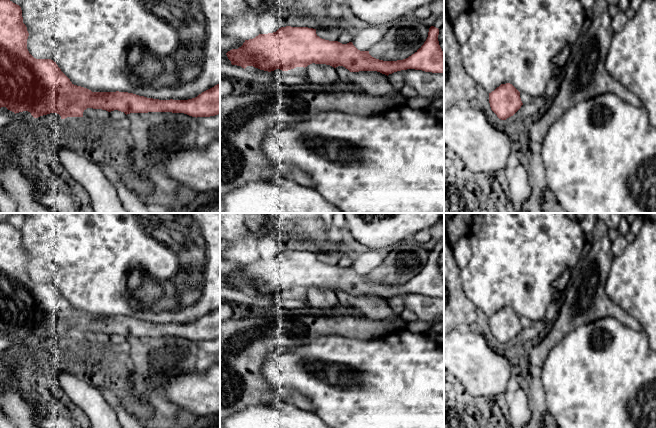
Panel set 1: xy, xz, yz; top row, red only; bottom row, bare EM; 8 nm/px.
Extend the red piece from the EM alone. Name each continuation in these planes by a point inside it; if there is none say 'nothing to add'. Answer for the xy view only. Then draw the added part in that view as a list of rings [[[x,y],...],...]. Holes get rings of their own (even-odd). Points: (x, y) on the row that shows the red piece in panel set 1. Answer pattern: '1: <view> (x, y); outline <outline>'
nothing to add

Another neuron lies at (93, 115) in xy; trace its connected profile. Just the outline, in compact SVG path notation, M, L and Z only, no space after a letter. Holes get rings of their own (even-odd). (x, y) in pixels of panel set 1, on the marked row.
M87 108L83 112L84 119L90 122L97 122L101 125L109 125L109 112L102 109Z

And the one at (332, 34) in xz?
M317 28L316 34L322 39L329 41L337 41L338 38L345 32L343 28Z

